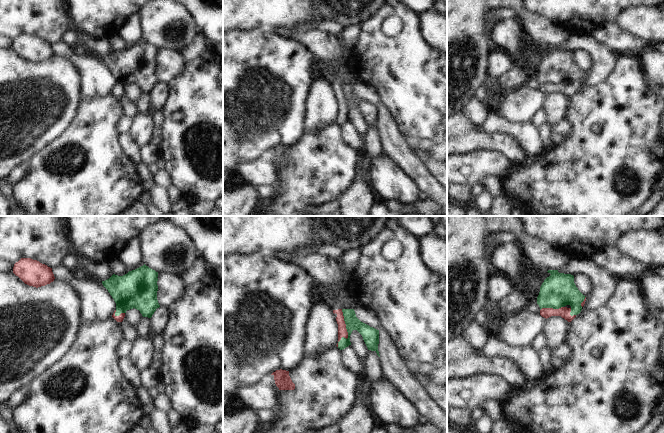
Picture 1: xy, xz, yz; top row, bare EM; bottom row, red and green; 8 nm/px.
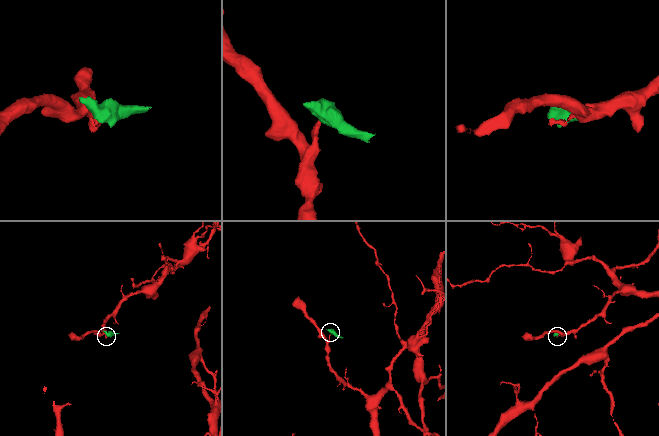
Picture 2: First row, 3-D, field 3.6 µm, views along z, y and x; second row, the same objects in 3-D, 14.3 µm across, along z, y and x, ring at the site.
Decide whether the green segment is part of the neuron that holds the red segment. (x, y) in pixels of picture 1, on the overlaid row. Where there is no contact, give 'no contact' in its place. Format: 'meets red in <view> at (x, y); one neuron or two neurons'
meets red in xz at (346, 330); two neurons

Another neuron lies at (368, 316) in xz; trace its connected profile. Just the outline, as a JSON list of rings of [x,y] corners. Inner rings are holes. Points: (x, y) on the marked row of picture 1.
[[[358,307],[354,309],[356,317],[363,323],[373,327],[377,330],[384,328],[382,320],[379,315],[372,309],[366,307]]]

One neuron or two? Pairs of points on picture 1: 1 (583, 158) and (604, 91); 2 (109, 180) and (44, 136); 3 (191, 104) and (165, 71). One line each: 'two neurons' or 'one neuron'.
1: one neuron
2: two neurons
3: two neurons

